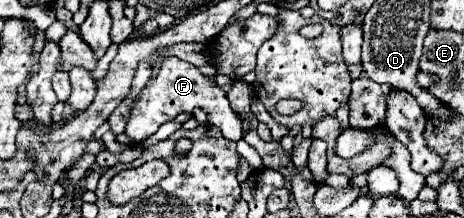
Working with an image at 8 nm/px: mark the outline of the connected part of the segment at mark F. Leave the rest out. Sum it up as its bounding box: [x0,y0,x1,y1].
[124,57,242,143]

